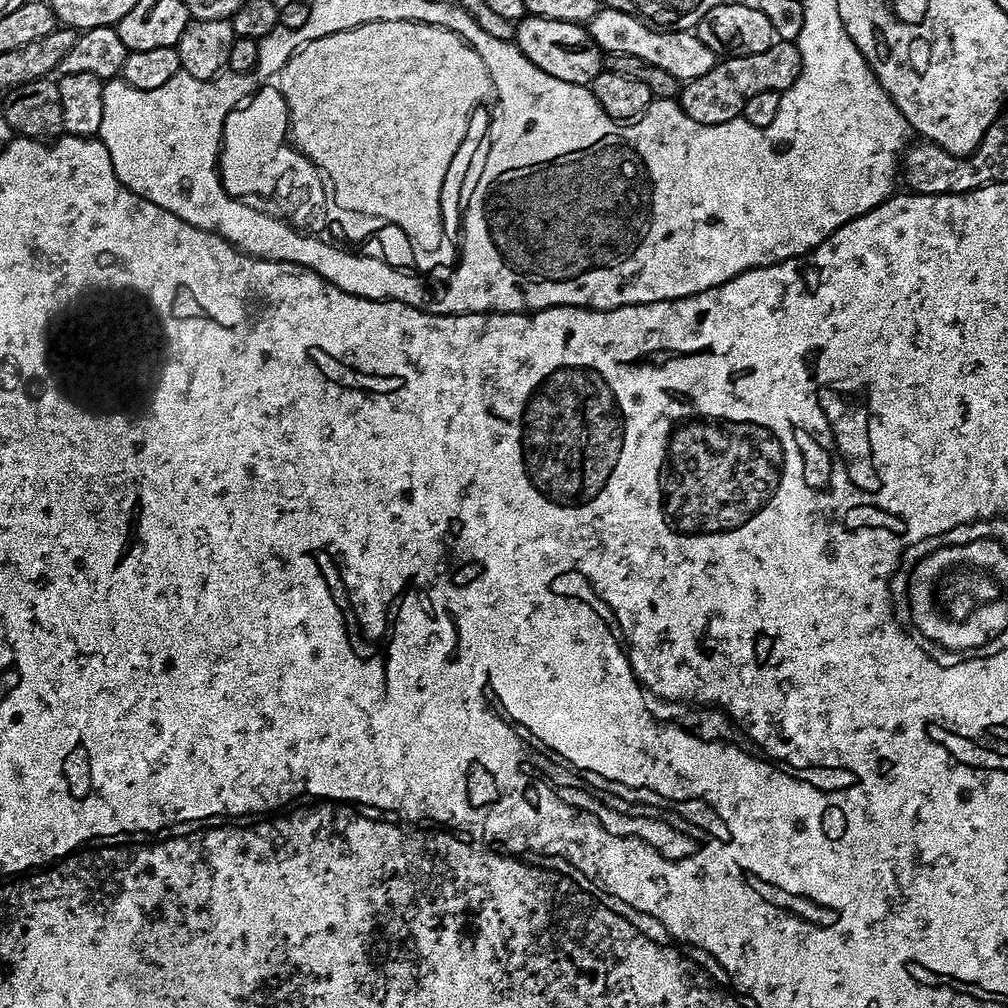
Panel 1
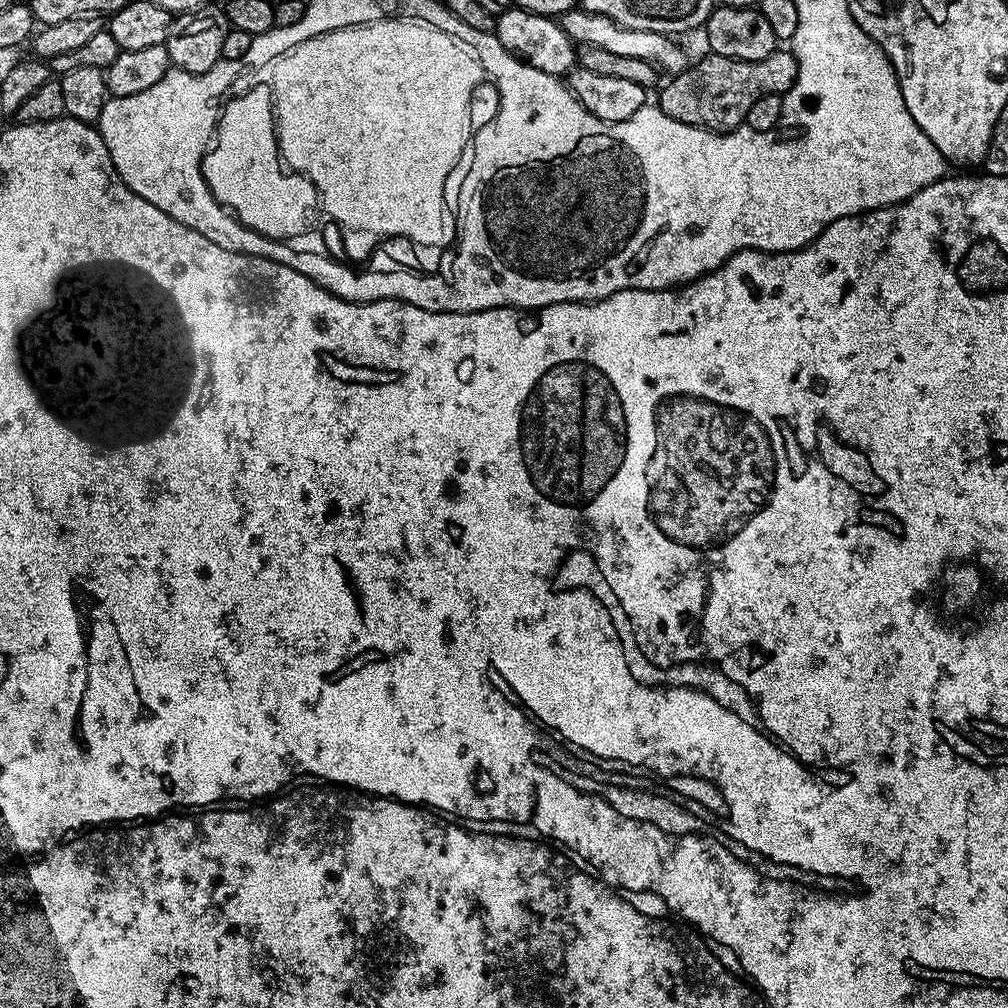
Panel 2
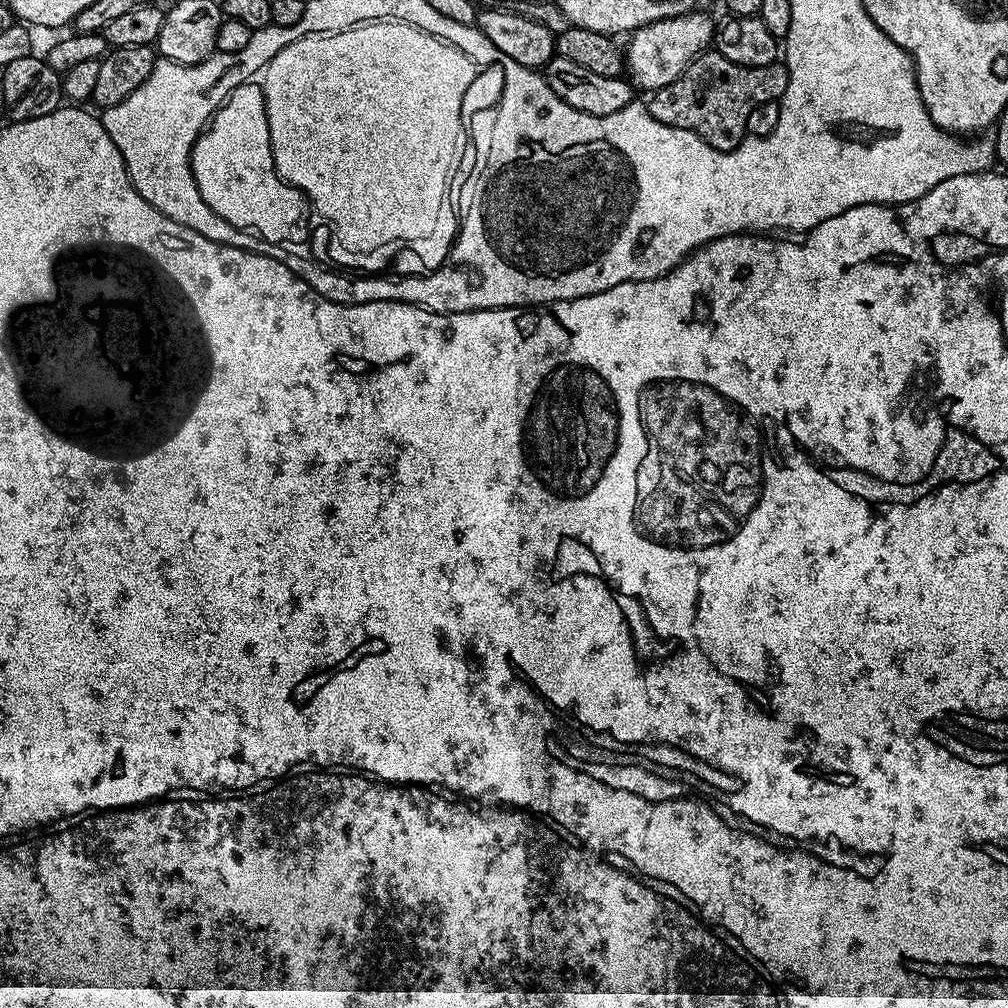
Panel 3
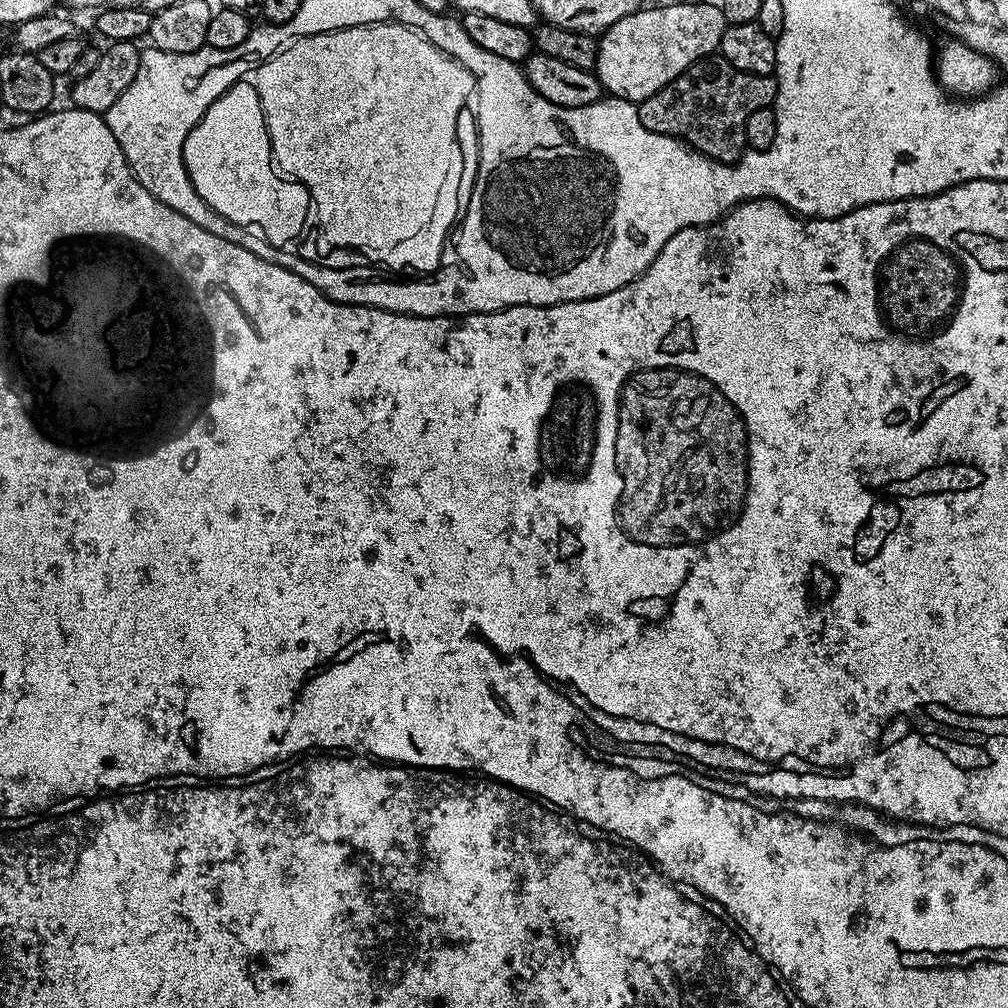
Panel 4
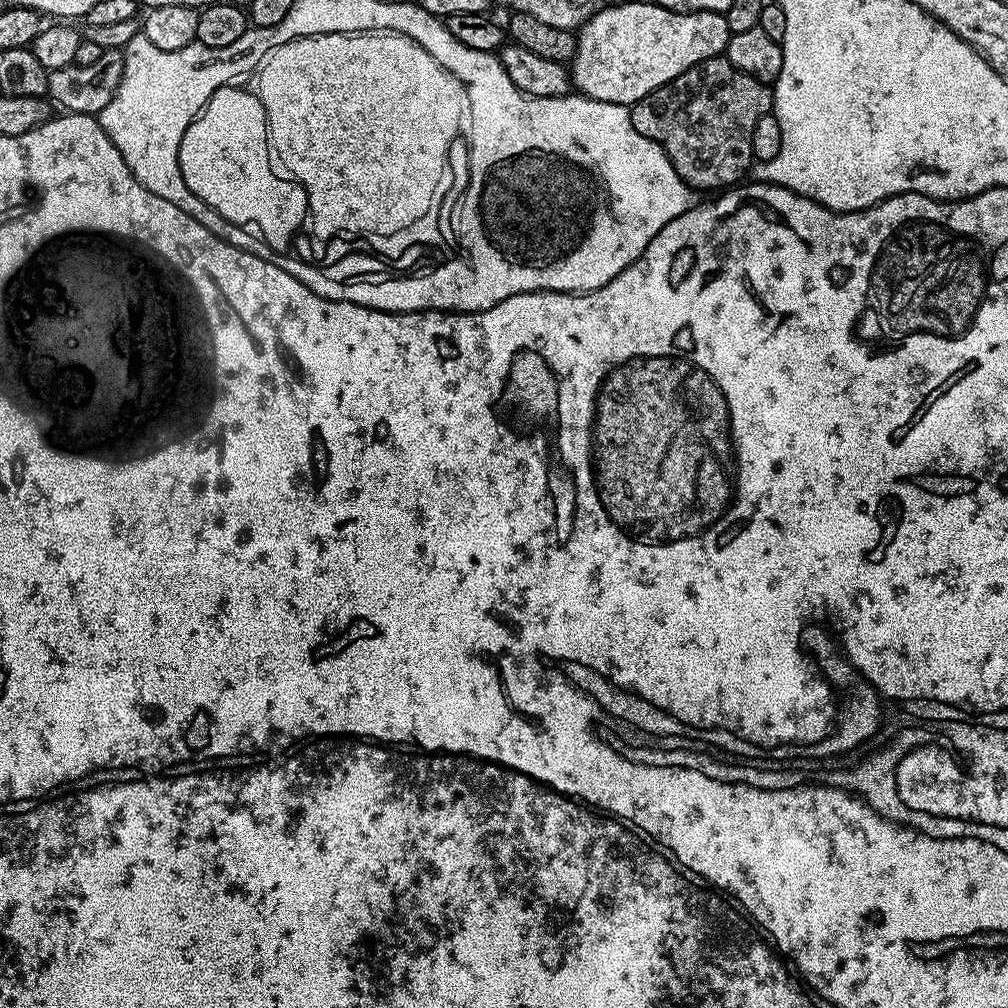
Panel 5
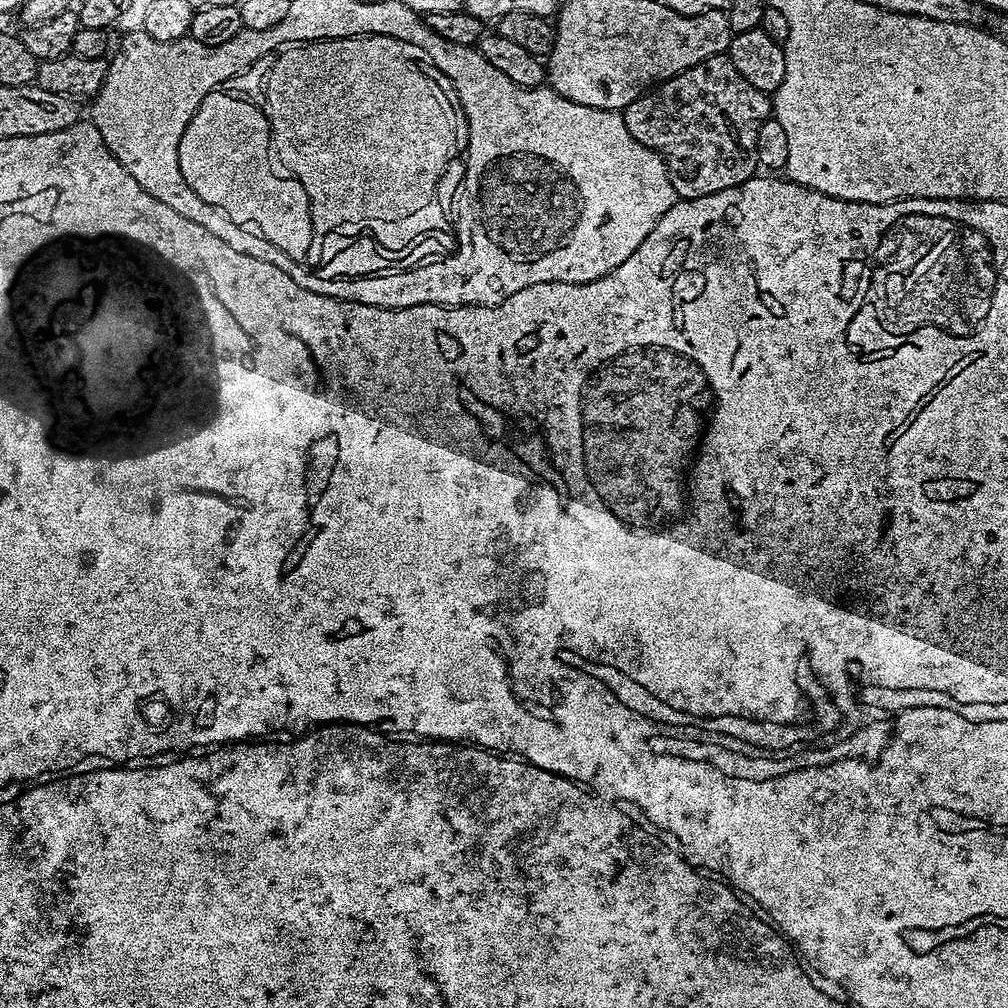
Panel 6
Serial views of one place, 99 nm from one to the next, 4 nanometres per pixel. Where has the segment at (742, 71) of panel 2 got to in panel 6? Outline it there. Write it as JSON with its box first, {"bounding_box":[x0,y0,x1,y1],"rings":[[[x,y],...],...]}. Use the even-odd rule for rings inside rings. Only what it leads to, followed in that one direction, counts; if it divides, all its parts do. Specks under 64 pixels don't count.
{"bounding_box":[622,54,774,200],"rings":[[[721,54],[706,58],[698,62],[698,66],[690,66],[685,72],[655,85],[623,108],[622,115],[626,130],[630,130],[630,134],[642,142],[642,146],[654,150],[662,157],[677,197],[693,200],[706,194],[718,194],[718,190],[730,190],[757,175],[758,130],[773,112],[774,104],[769,93],[750,86],[750,82],[738,74],[738,66],[734,66],[732,59]]]}

